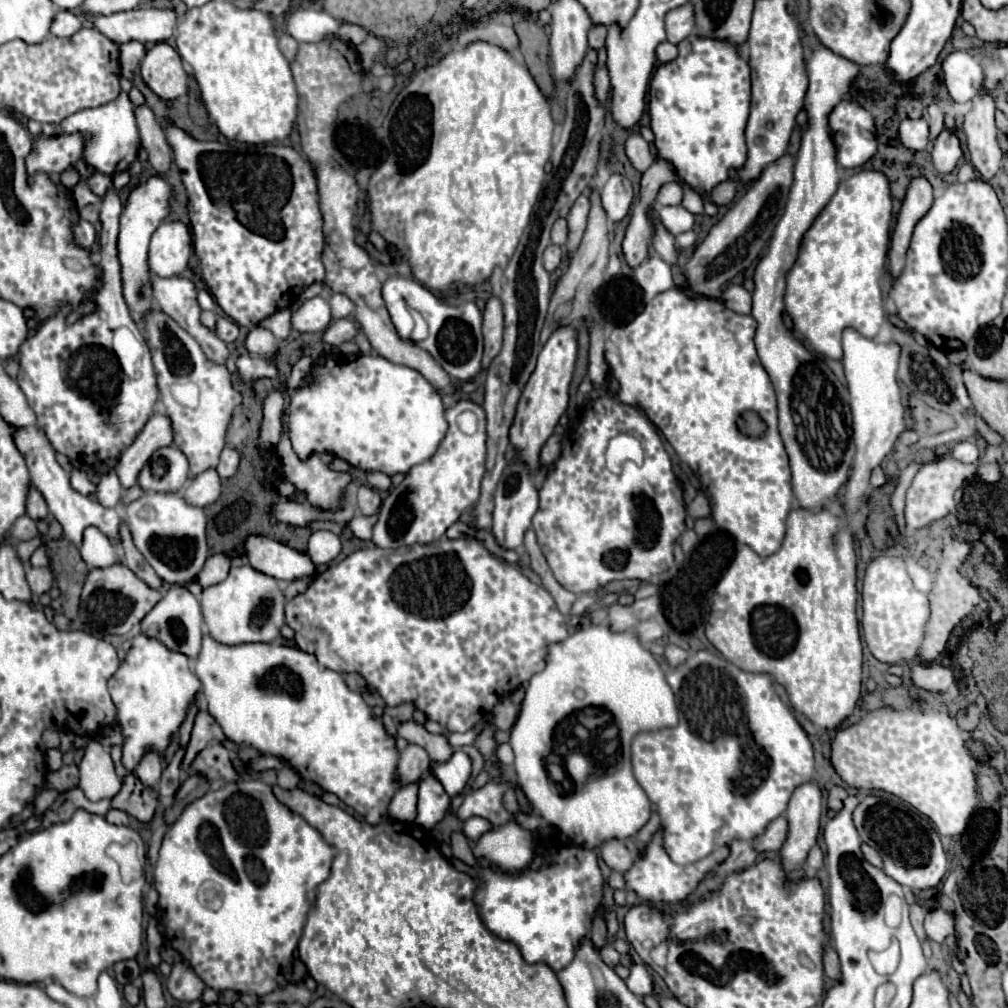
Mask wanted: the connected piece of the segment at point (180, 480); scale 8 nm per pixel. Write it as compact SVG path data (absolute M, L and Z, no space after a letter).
M176 447L158 449L152 459L146 463L144 471L138 477L138 485L142 491L158 491L158 493L178 493L184 489L188 479L188 459L184 459L182 451Z

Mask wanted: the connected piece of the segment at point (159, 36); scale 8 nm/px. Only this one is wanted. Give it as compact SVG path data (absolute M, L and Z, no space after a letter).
M132 9L124 13L114 13L114 15L84 15L84 17L90 19L94 29L98 29L102 35L106 35L116 45L122 45L128 41L162 43L174 35L174 29L178 25L178 17L174 9Z

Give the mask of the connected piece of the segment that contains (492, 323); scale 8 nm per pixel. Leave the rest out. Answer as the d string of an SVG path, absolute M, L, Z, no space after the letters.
M490 297L484 309L484 357L482 357L482 369L490 365L490 361L500 353L502 347L502 333L504 333L504 313L500 311L500 301L496 297Z

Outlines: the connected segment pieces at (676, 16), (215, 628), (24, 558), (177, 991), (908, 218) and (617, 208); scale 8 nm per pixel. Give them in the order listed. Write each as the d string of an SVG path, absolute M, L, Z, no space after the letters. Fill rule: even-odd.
M686 3L666 15L666 35L668 41L678 45L688 35L692 35L696 29L696 23L692 23L692 5Z
M250 565L232 567L226 581L204 589L202 617L204 617L204 623L210 631L210 635L218 643L224 643L224 645L270 643L272 639L276 639L280 635L280 627L284 625L284 595L280 591L280 585L276 579L272 579L260 571L254 571ZM264 603L266 603L266 611L268 611L268 617L264 619L264 623L268 623L268 629L264 629L266 627L264 623L258 625L258 619L254 625L254 611L256 611L256 607L262 607Z
M36 537L36 539L32 539L32 541L22 541L22 543L18 543L18 545L16 545L16 553L18 553L18 557L20 557L22 563L28 563L28 561L30 561L30 555L32 555L38 547L40 547L40 537Z
M174 963L172 965L172 973L168 977L166 987L168 987L170 995L182 1003L192 1003L192 1001L200 999L202 991L206 989L202 979L196 977L192 967L188 967L186 963Z
M914 177L908 183L896 227L892 231L892 241L890 241L890 251L888 251L888 261L890 261L890 273L896 279L904 267L904 255L912 239L912 231L916 223L930 211L934 201L932 195L932 185L926 177Z
M610 175L606 185L602 187L602 207L608 213L608 219L618 223L628 217L632 203L634 203L634 189L628 177L624 175Z

